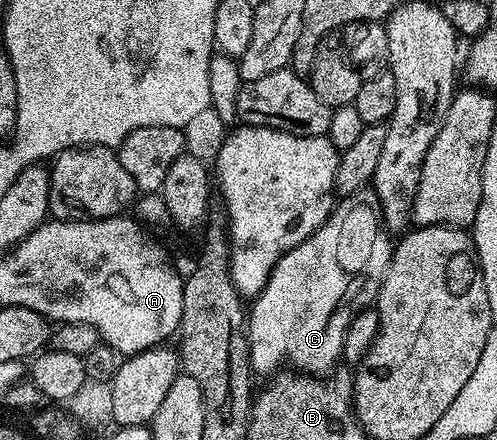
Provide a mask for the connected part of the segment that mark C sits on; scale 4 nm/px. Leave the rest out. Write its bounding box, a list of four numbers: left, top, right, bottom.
[246,195,393,379]

